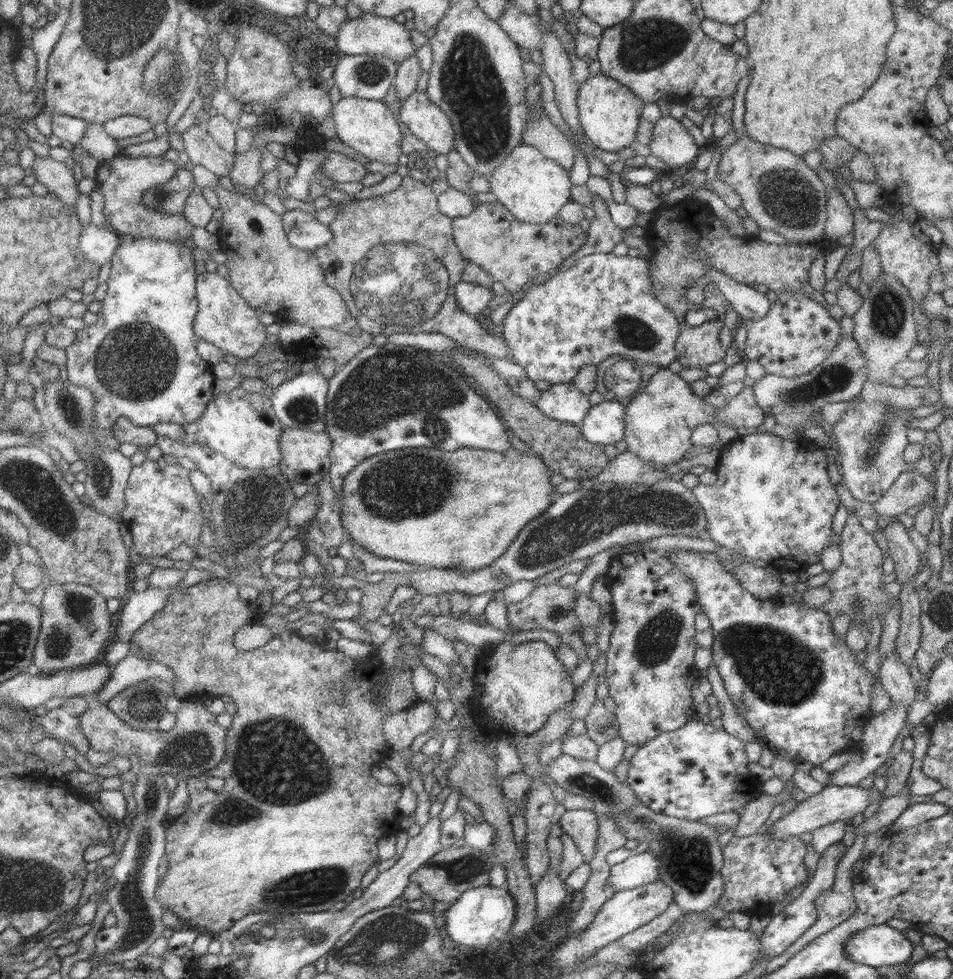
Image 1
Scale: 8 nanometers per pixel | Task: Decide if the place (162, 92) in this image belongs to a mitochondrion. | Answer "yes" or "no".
yes

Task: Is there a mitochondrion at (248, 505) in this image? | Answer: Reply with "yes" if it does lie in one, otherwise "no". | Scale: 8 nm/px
yes

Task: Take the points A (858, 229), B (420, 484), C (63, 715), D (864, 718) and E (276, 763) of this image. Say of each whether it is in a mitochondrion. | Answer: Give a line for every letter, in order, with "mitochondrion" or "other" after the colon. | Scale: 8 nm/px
A: other
B: mitochondrion
C: other
D: other
E: mitochondrion

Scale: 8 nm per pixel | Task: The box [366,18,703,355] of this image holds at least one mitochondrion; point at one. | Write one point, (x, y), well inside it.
(468, 82)

